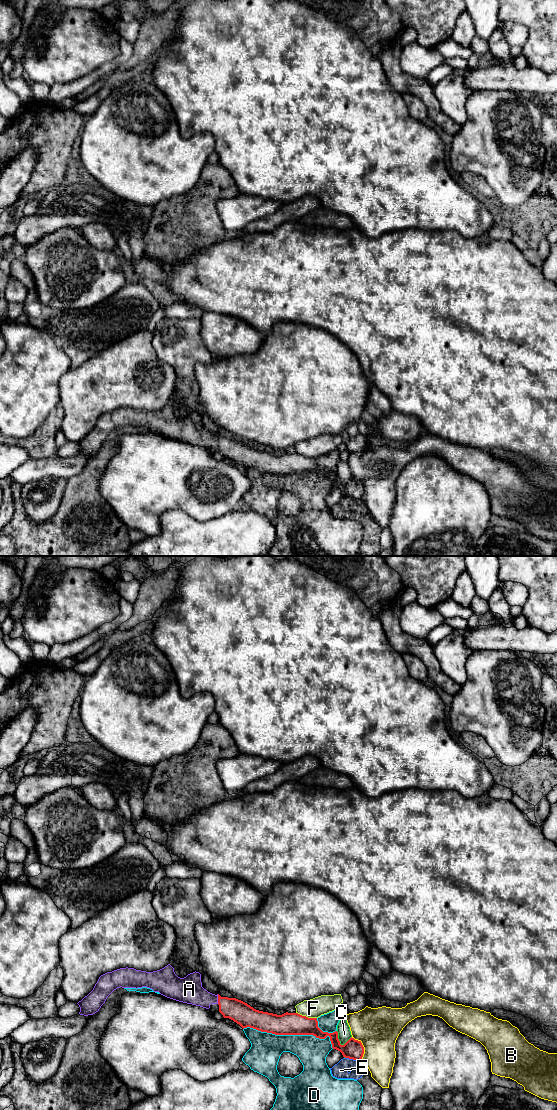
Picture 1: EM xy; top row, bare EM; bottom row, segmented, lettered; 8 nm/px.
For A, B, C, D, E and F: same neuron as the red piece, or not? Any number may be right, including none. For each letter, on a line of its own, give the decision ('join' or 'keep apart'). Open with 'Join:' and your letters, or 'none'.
Join: A
A: join
B: keep apart
C: keep apart
D: keep apart
E: keep apart
F: keep apart

